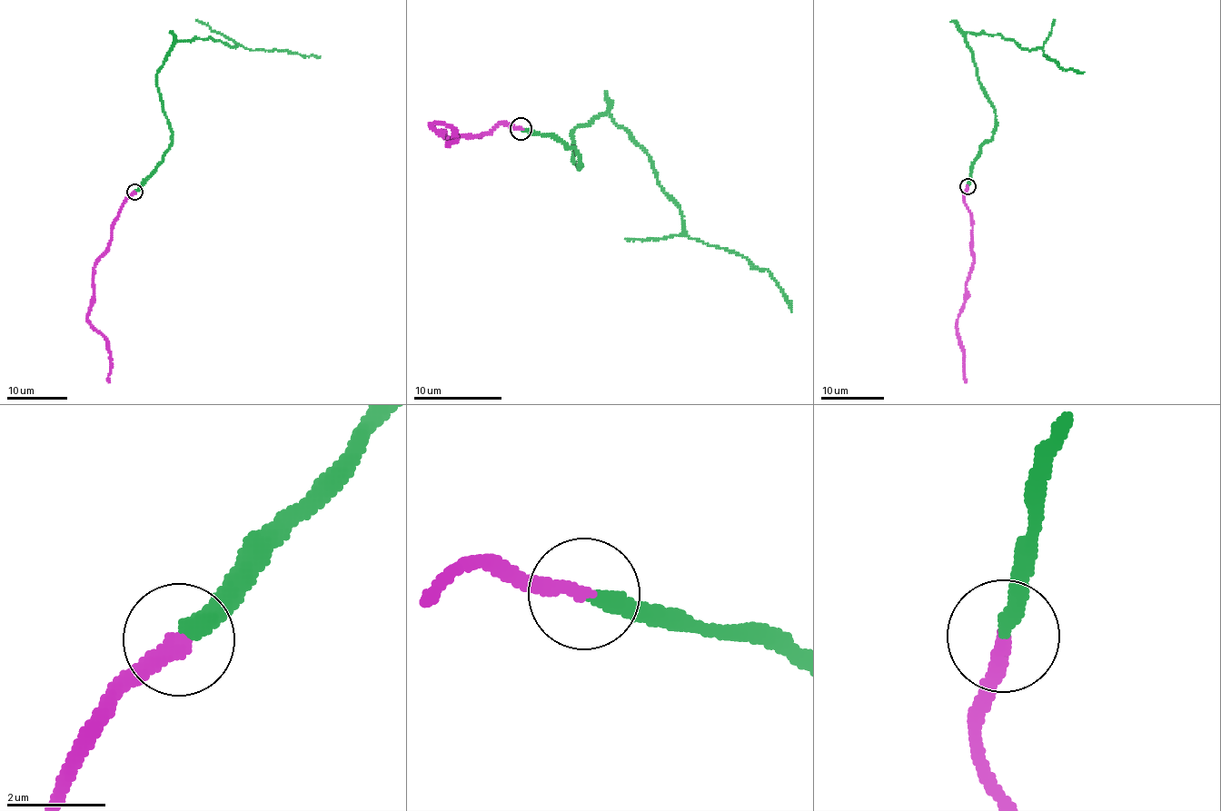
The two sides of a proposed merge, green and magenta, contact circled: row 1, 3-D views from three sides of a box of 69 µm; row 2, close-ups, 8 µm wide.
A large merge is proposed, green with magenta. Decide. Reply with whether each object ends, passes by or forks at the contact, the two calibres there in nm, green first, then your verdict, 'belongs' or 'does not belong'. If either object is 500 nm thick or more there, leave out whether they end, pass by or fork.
green ends there; magenta ends there; 340 nm thick on the green side, 320 nm on the other; belongs

